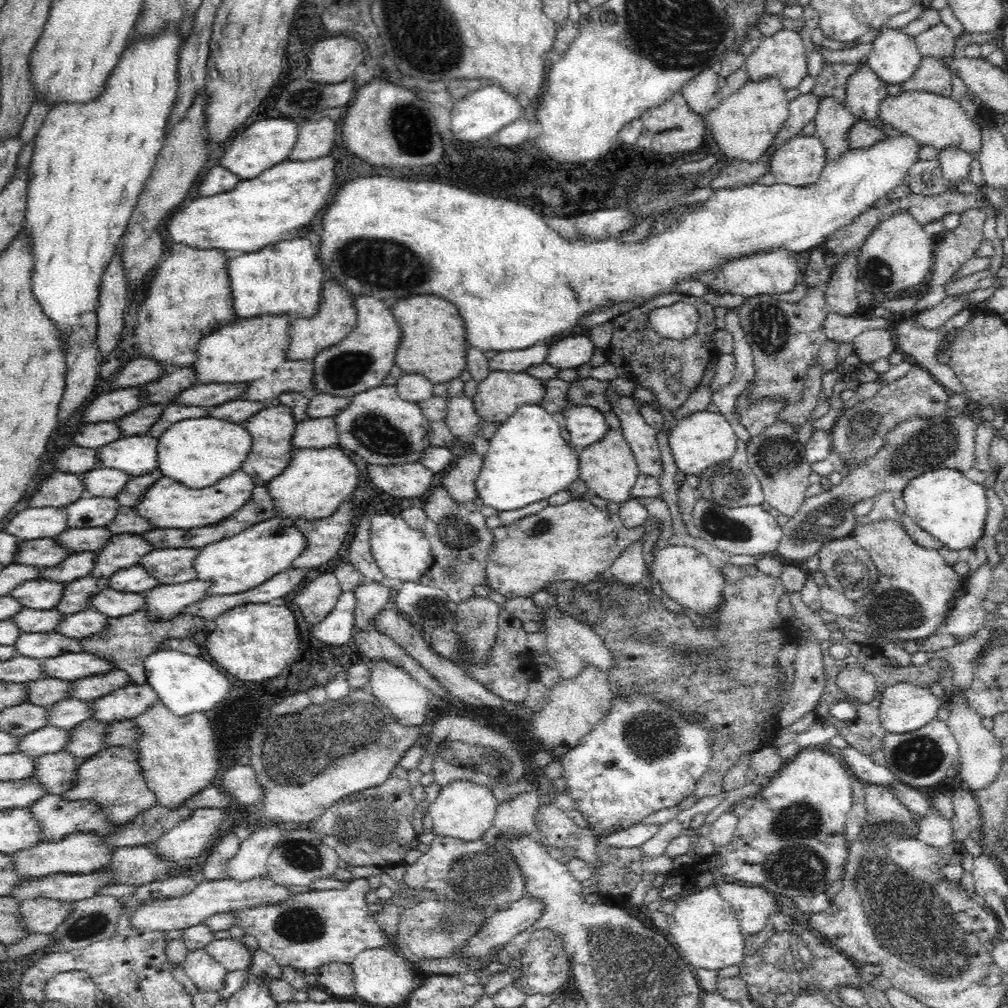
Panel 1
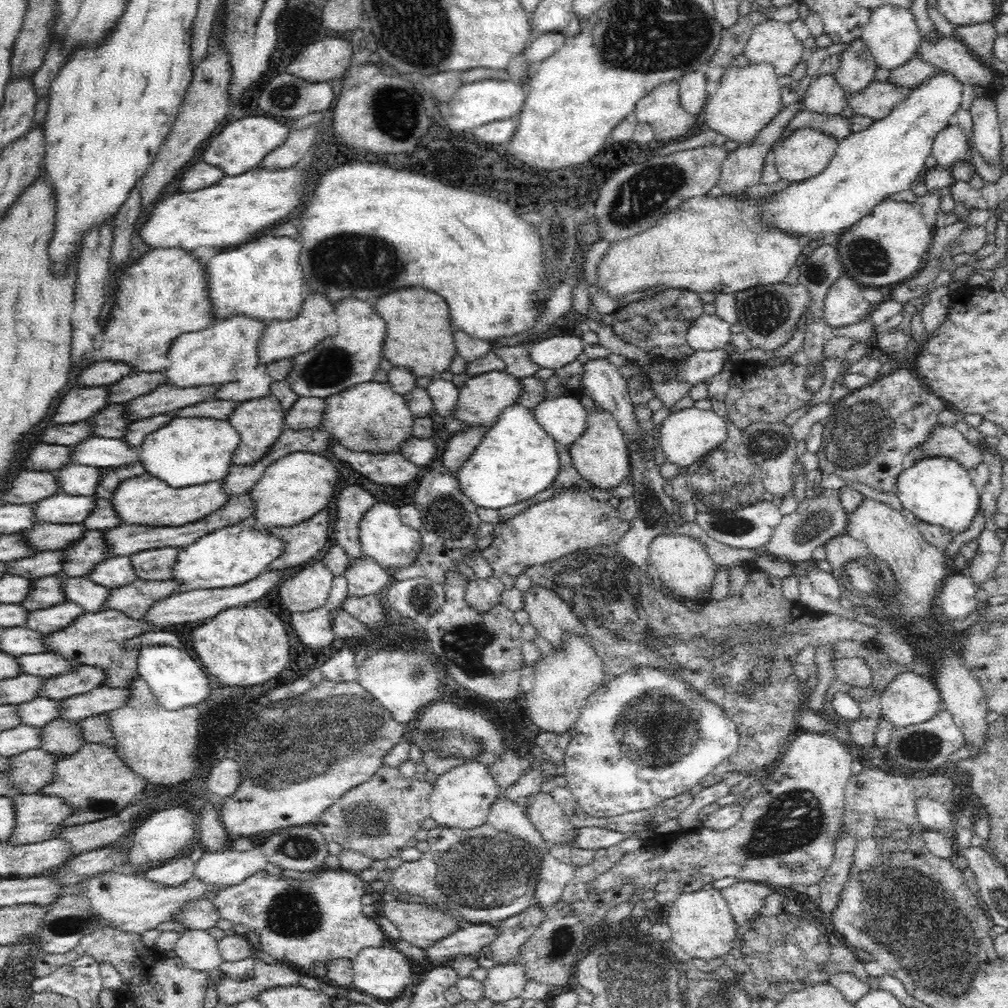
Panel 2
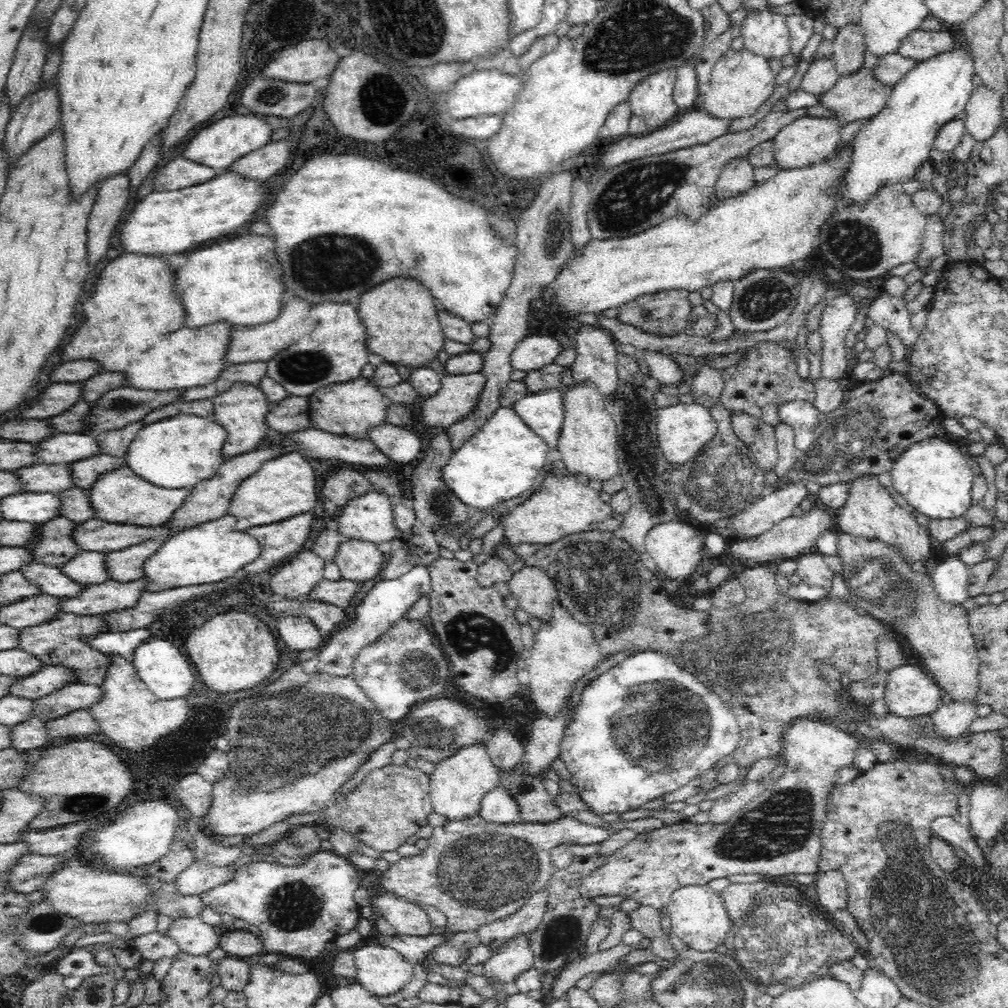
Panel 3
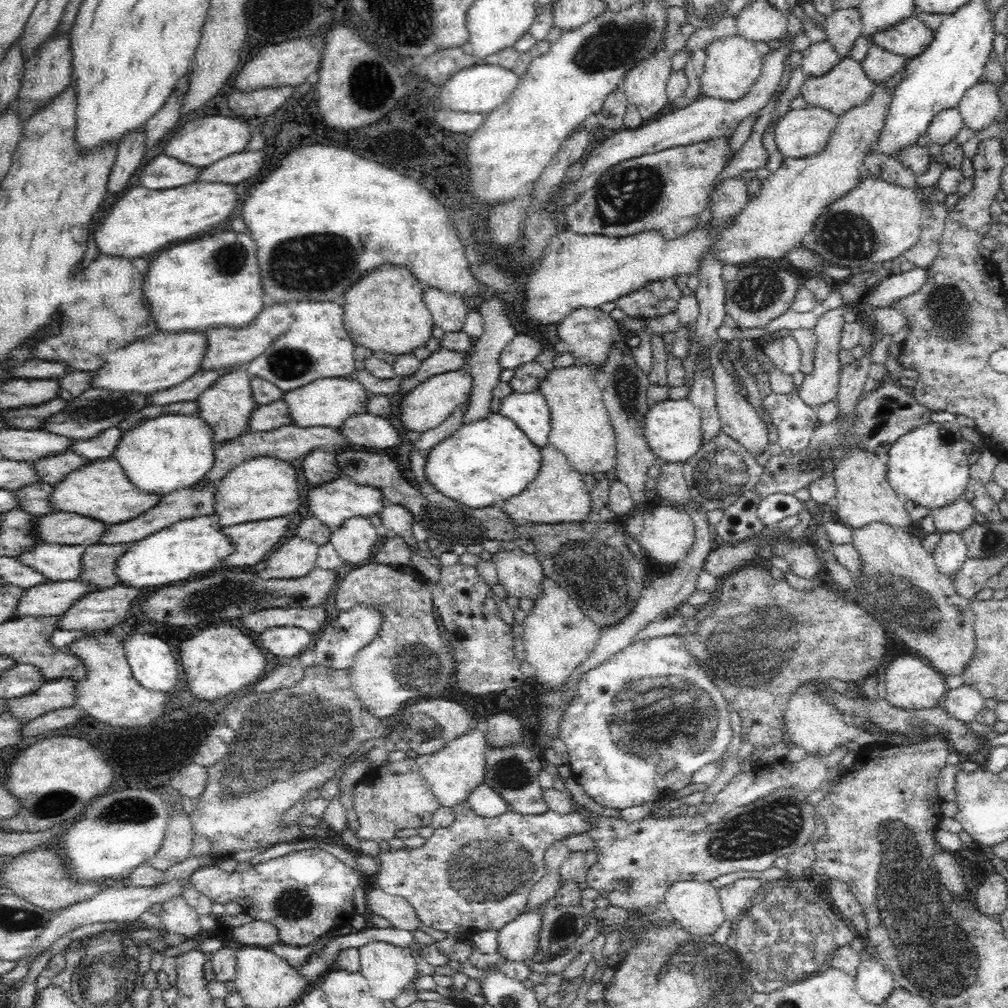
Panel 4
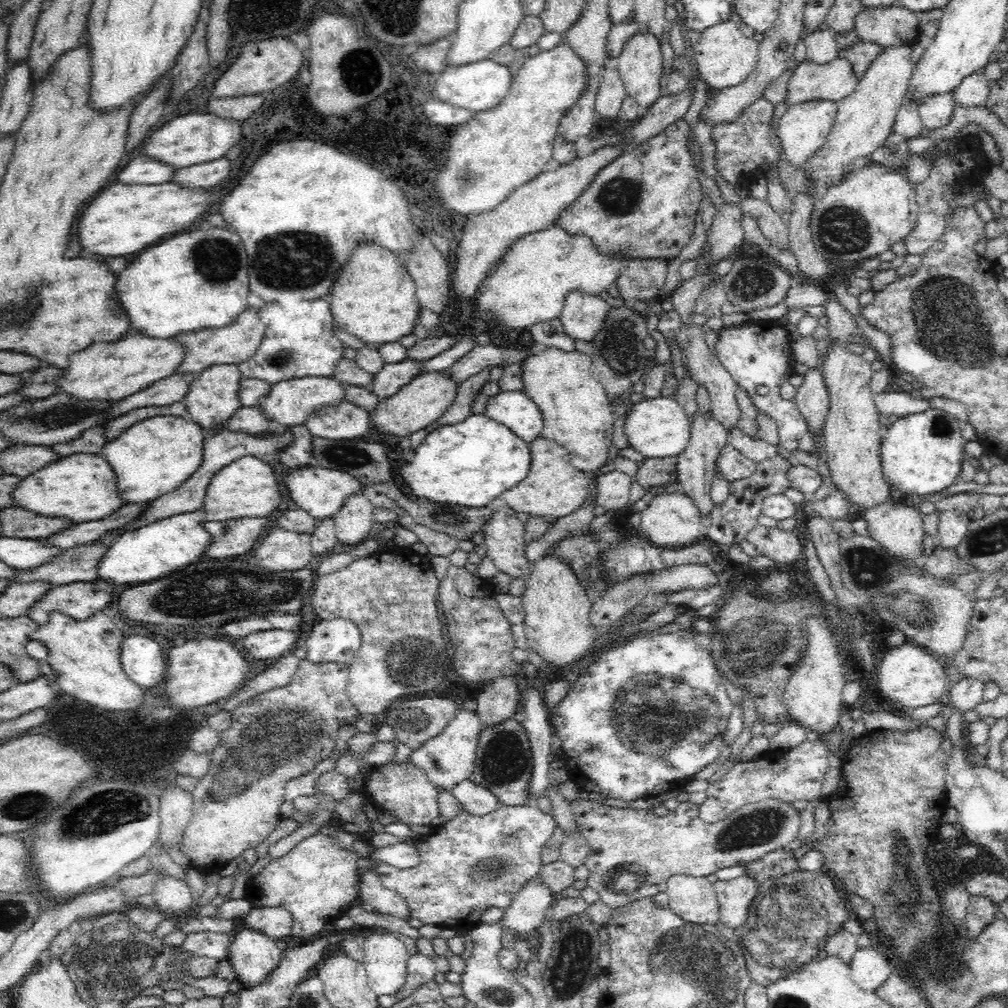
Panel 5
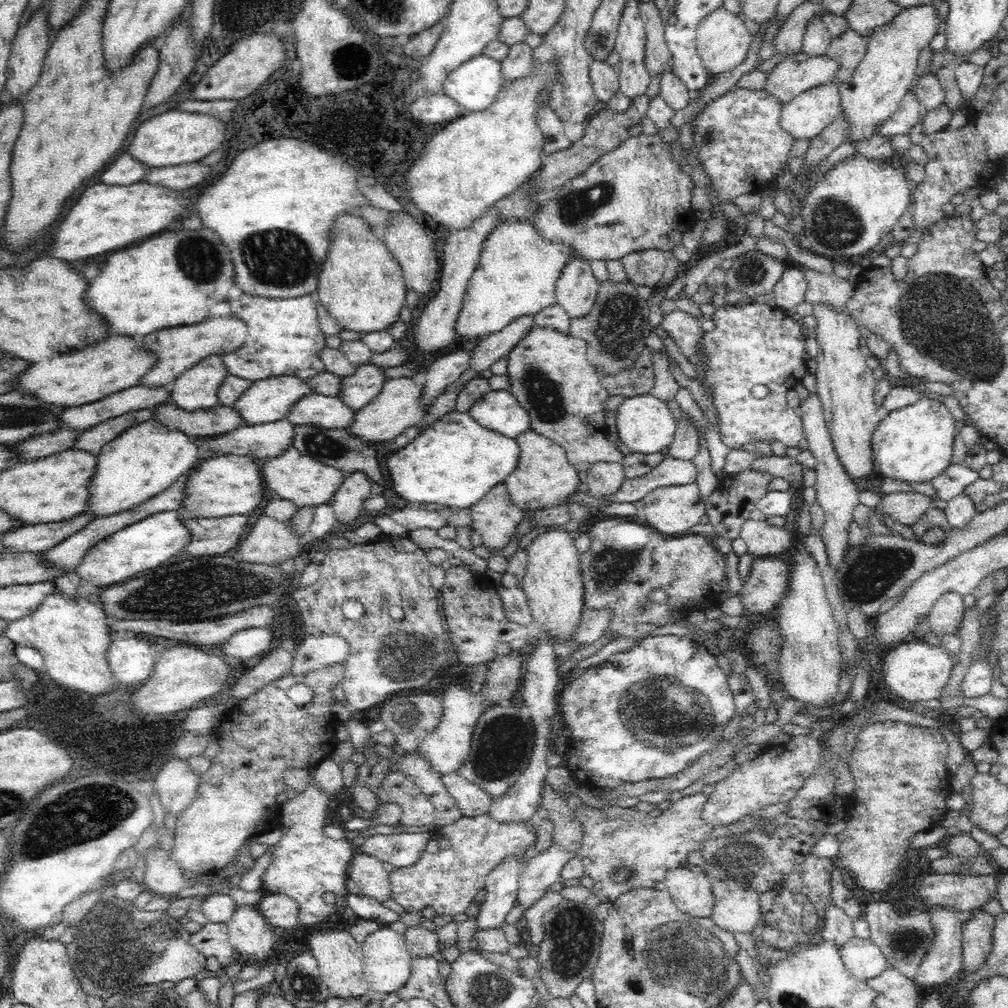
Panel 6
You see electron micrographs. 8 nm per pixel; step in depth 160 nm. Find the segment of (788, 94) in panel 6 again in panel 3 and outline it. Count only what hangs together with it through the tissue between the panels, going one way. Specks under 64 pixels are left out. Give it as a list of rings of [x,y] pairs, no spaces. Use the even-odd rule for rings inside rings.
[[[862,67],[856,72],[839,75],[832,88],[817,98],[845,124],[876,116],[886,106],[892,89],[876,80],[870,69]]]

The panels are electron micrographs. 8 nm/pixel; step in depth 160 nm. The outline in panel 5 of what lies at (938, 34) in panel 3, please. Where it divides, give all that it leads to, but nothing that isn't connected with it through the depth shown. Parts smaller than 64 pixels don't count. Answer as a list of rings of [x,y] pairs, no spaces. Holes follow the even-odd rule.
[[[897,4],[886,6],[886,8],[866,8],[858,12],[853,28],[859,38],[864,42],[873,42],[881,47],[893,47],[900,43],[918,42],[920,28],[916,13],[908,11]]]

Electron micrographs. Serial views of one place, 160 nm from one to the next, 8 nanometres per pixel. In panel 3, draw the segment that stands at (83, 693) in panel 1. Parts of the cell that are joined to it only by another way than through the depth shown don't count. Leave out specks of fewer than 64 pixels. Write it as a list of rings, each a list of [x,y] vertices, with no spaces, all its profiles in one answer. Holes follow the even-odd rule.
[[[44,665],[32,673],[32,676],[16,681],[16,686],[12,686],[10,695],[34,701],[74,682],[78,681],[74,679],[74,674],[69,668],[64,668],[62,665]]]

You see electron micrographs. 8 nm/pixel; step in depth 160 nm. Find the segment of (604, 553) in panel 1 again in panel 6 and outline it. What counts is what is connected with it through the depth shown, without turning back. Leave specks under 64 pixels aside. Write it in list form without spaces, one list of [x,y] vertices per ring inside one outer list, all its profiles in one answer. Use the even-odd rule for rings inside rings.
[[[526,429],[518,435],[519,459],[515,469],[503,480],[511,500],[523,511],[546,509],[566,503],[568,498],[579,491],[578,469],[567,459],[566,451],[554,441]]]

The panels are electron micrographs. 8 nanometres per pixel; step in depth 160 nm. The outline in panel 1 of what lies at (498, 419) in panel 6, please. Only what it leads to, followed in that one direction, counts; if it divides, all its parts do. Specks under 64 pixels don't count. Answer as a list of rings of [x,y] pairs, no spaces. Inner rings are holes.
[[[569,405],[557,415],[570,434],[571,443],[587,447],[610,430],[602,411],[593,406]]]

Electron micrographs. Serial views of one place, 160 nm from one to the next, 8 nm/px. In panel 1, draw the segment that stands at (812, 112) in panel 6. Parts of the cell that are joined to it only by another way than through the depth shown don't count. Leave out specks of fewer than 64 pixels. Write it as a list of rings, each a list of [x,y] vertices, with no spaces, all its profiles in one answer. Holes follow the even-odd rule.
[[[814,136],[792,137],[770,158],[777,183],[795,187],[814,184],[826,164],[824,143]]]

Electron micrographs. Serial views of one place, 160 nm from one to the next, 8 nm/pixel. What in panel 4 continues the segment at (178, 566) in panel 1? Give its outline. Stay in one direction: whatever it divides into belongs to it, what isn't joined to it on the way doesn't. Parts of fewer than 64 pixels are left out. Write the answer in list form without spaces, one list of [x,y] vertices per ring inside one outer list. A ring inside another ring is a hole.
[[[98,543],[87,546],[80,557],[81,573],[77,580],[100,589],[110,588],[120,583],[117,574],[114,574],[114,567],[118,557],[122,556],[130,545],[131,543]]]

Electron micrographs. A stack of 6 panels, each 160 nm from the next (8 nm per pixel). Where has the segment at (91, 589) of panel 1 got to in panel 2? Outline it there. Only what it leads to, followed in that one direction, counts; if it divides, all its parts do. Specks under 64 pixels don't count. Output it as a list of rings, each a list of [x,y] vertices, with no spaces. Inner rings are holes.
[[[57,575],[35,578],[31,581],[29,595],[19,604],[28,611],[40,610],[66,602],[61,578]]]

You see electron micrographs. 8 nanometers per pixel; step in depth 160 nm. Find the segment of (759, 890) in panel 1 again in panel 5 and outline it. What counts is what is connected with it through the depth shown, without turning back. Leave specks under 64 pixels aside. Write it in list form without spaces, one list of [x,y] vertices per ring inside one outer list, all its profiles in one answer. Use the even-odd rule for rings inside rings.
[[[746,875],[731,880],[717,880],[713,883],[720,907],[719,924],[738,928],[749,920],[750,906],[757,896],[760,882]]]

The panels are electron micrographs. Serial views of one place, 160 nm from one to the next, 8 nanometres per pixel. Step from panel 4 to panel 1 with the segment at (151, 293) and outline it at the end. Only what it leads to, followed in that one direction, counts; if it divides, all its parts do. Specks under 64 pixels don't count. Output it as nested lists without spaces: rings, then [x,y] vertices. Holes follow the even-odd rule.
[[[303,236],[268,244],[257,252],[248,252],[228,262],[231,300],[238,318],[262,315],[286,315],[292,318],[314,316],[322,297],[324,267],[316,248]]]

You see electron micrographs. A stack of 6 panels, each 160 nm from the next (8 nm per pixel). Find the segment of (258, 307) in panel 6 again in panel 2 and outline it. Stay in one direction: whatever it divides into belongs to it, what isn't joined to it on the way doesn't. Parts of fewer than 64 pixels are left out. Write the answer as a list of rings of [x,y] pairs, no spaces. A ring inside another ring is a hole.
[[[342,299],[335,301],[334,312],[338,317],[337,331],[319,340],[308,352],[289,359],[292,368],[285,381],[299,397],[323,399],[352,388],[355,384],[370,382],[380,366],[386,323],[373,305],[358,299]]]

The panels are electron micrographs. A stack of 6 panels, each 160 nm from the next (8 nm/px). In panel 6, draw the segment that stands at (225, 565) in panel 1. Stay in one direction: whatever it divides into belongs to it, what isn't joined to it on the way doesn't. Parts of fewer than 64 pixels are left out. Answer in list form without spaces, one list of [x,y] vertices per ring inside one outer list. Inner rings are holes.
[[[177,510],[152,513],[150,516],[139,520],[134,524],[126,525],[126,528],[120,529],[118,532],[112,533],[110,536],[104,537],[98,541],[75,567],[75,574],[79,576],[83,587],[92,588],[93,586],[112,586],[128,579],[139,576],[141,572],[166,562],[174,561],[183,557],[183,548],[190,542],[191,532],[182,524]]]

